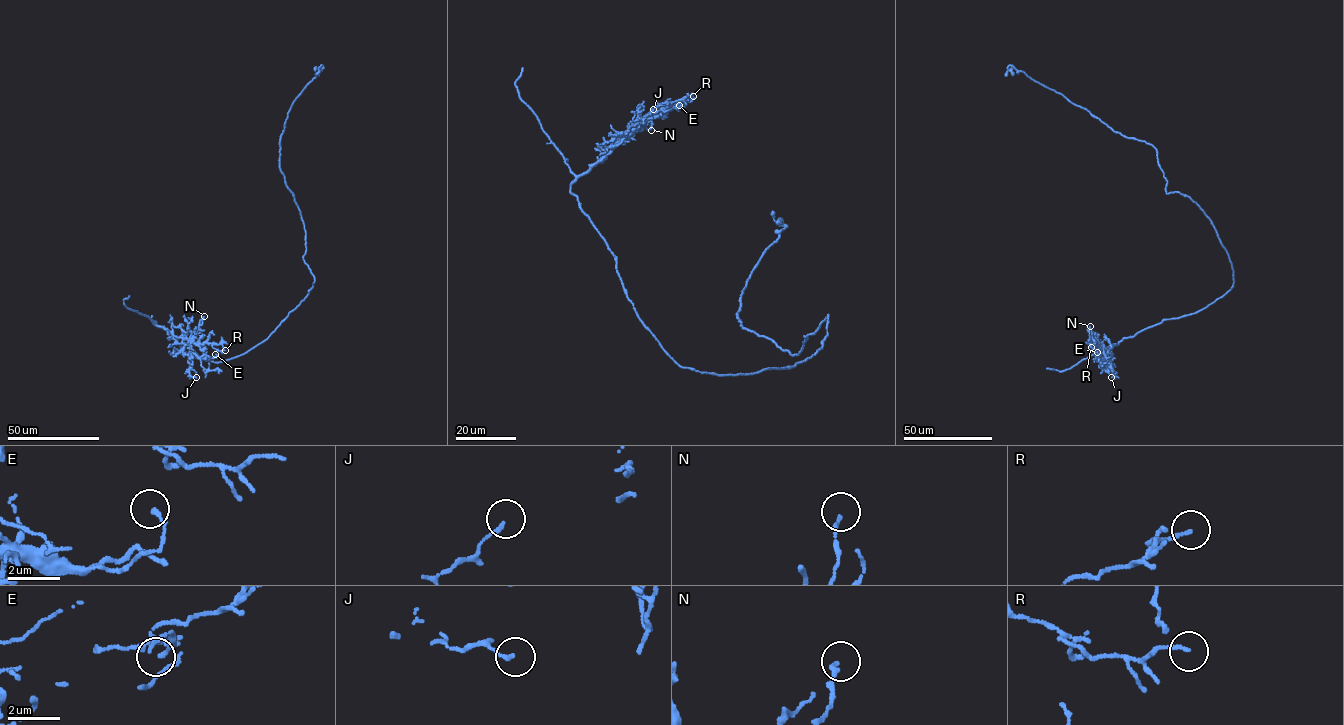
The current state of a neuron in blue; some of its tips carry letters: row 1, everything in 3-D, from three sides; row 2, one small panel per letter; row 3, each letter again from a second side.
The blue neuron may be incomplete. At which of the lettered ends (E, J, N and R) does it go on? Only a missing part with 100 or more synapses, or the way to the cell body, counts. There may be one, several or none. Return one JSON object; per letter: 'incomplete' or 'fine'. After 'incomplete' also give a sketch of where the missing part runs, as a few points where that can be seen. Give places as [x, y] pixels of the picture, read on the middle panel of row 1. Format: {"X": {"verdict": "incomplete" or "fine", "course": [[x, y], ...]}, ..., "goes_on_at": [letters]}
{"E": {"verdict": "fine"}, "J": {"verdict": "fine"}, "N": {"verdict": "fine"}, "R": {"verdict": "fine"}, "goes_on_at": []}

